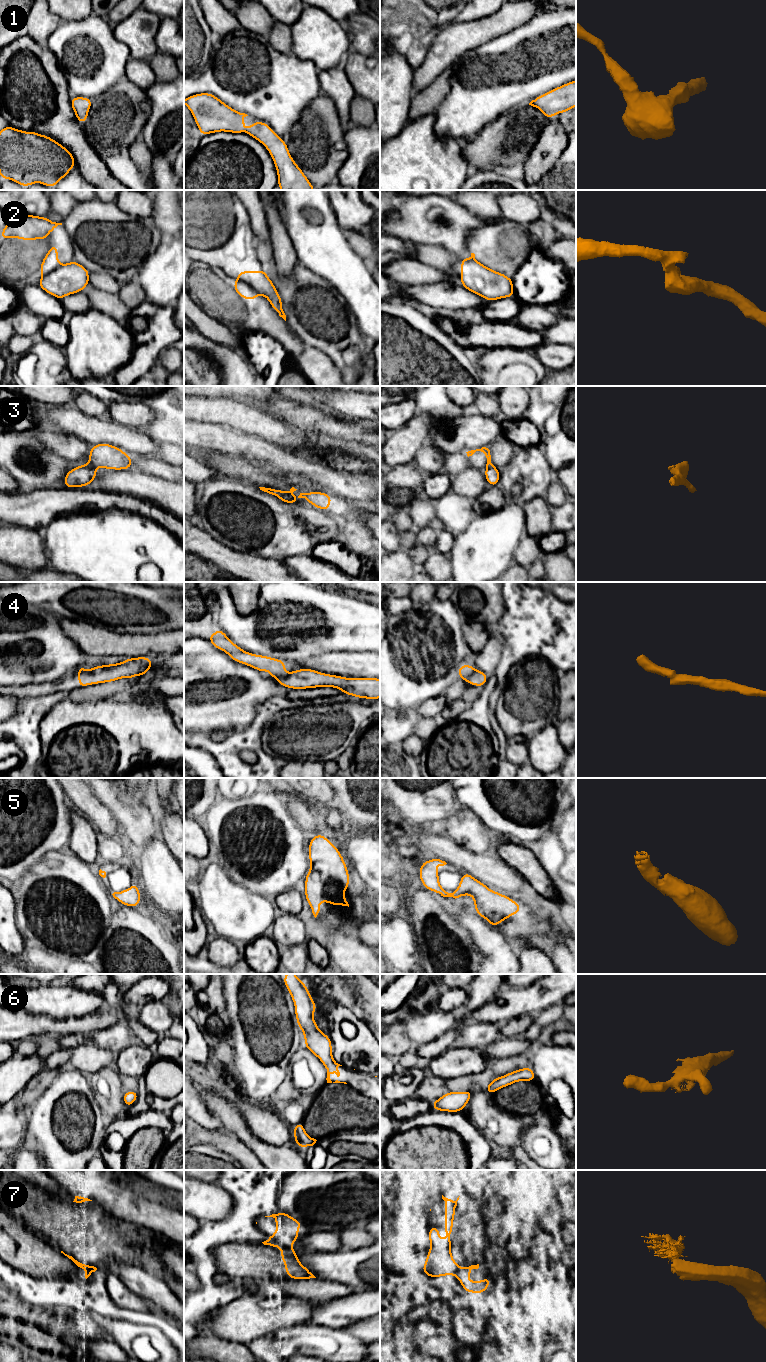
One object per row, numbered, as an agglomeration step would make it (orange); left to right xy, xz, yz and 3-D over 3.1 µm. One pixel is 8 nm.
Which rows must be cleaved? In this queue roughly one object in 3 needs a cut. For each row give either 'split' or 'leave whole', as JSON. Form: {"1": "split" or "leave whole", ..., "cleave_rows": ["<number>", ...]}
{"1": "leave whole", "2": "split", "3": "split", "4": "split", "5": "leave whole", "6": "leave whole", "7": "split", "cleave_rows": ["2", "3", "4", "7"]}

